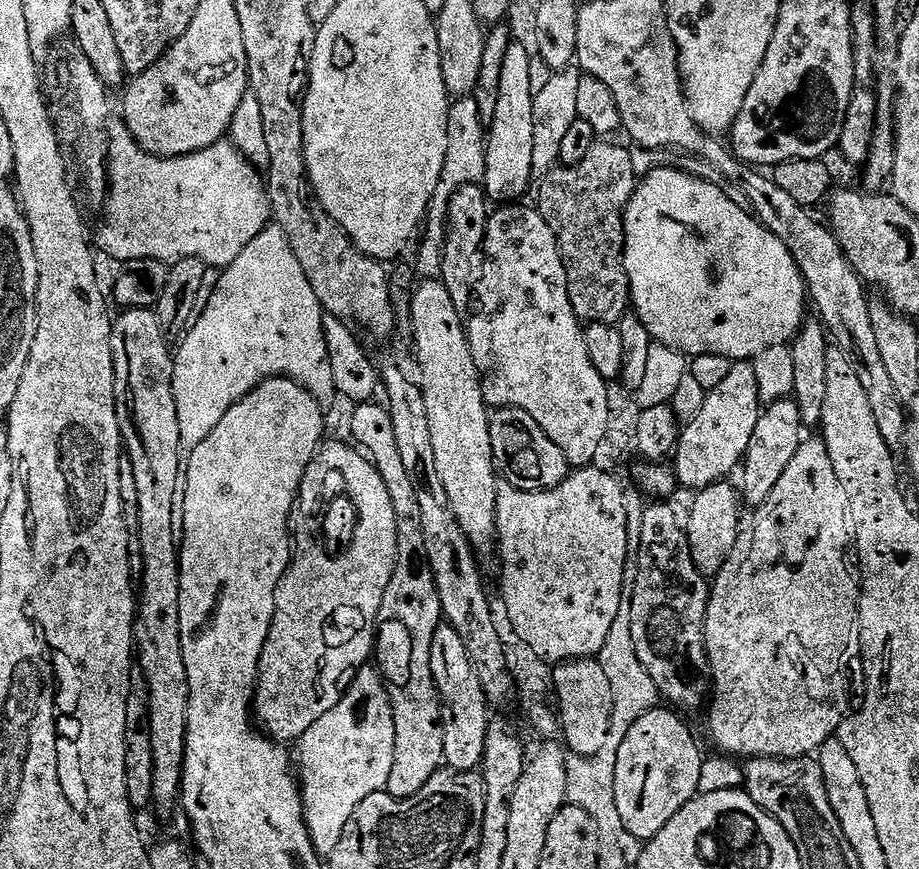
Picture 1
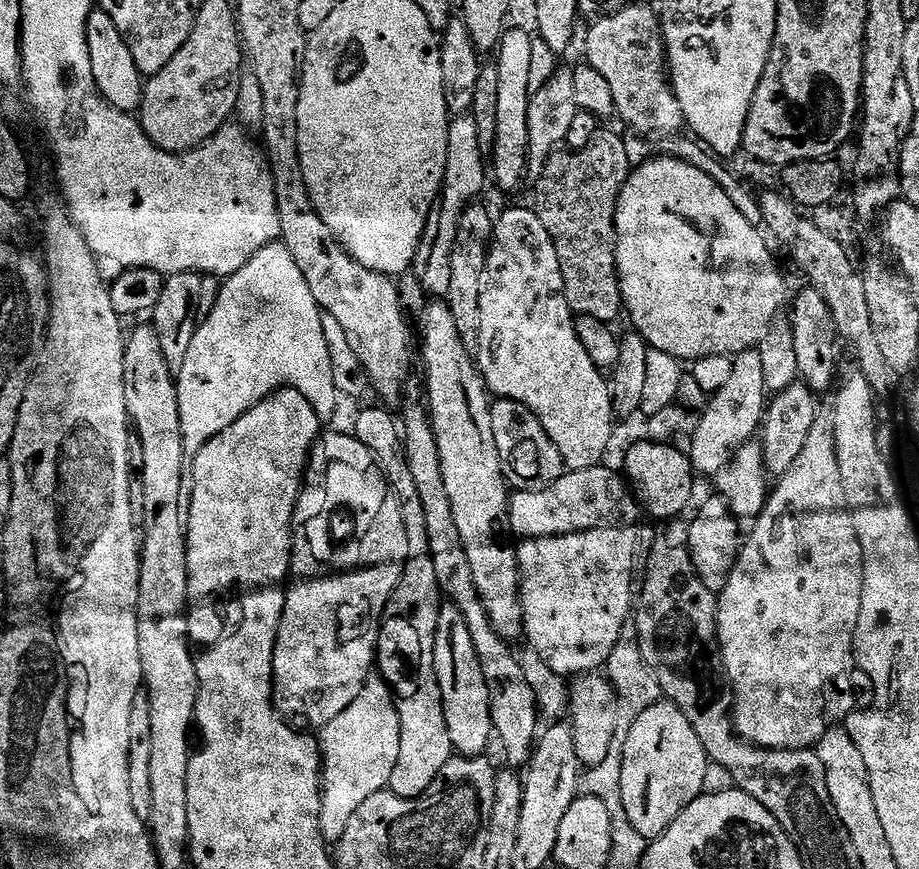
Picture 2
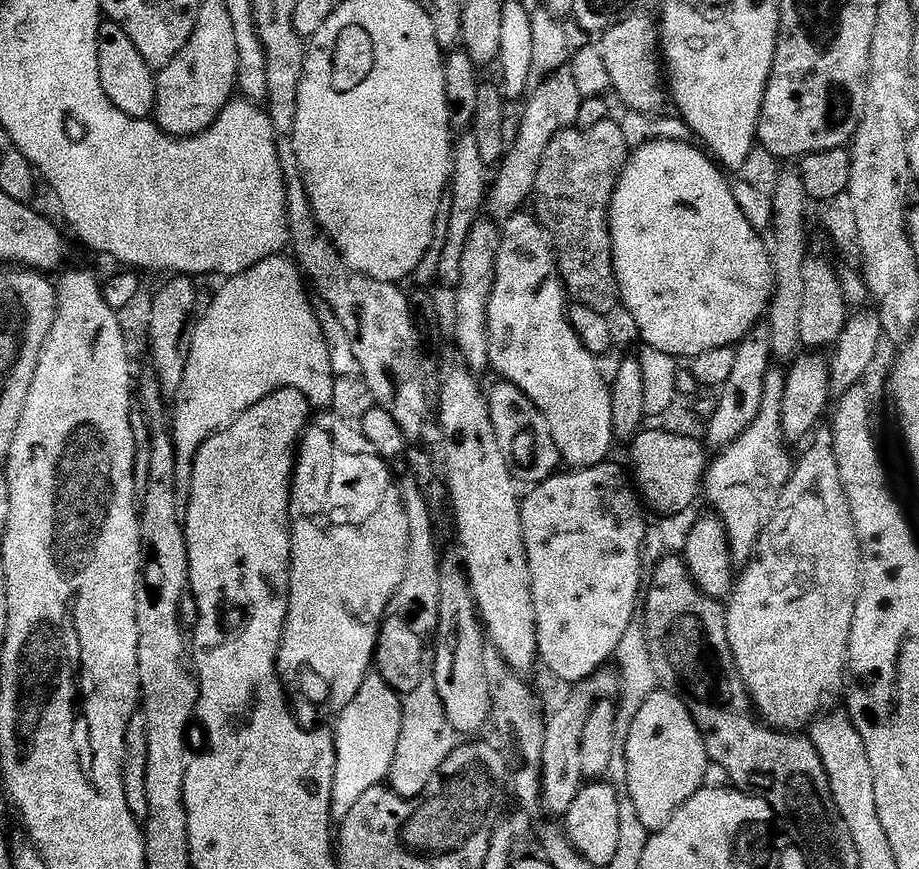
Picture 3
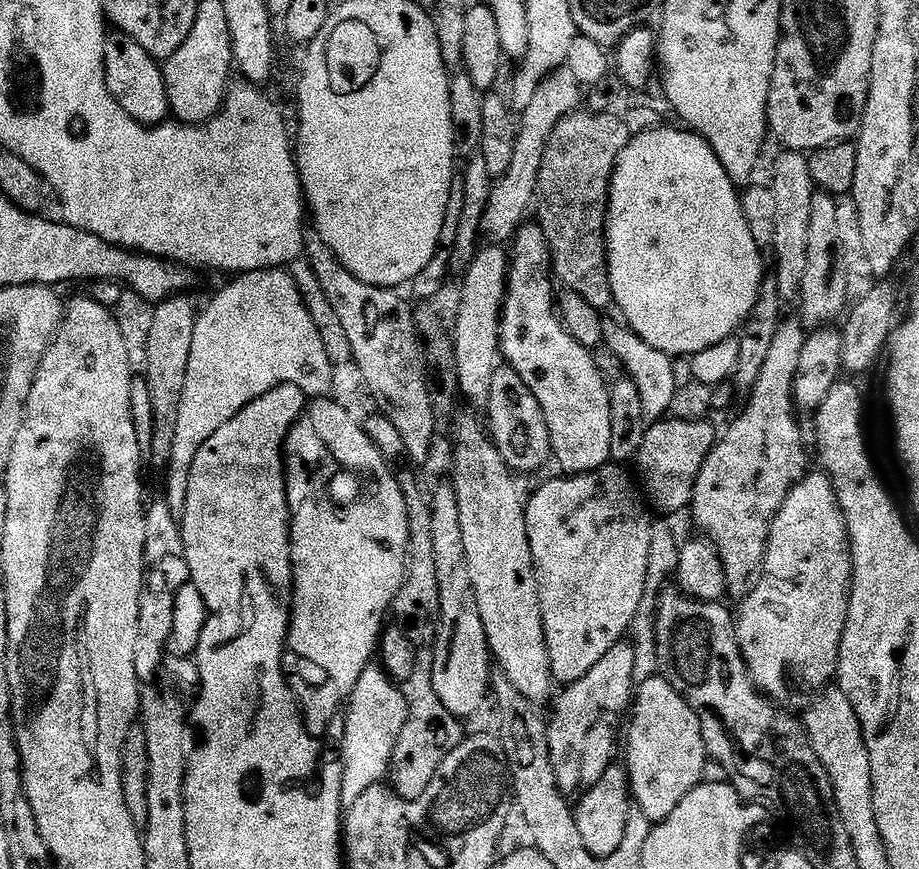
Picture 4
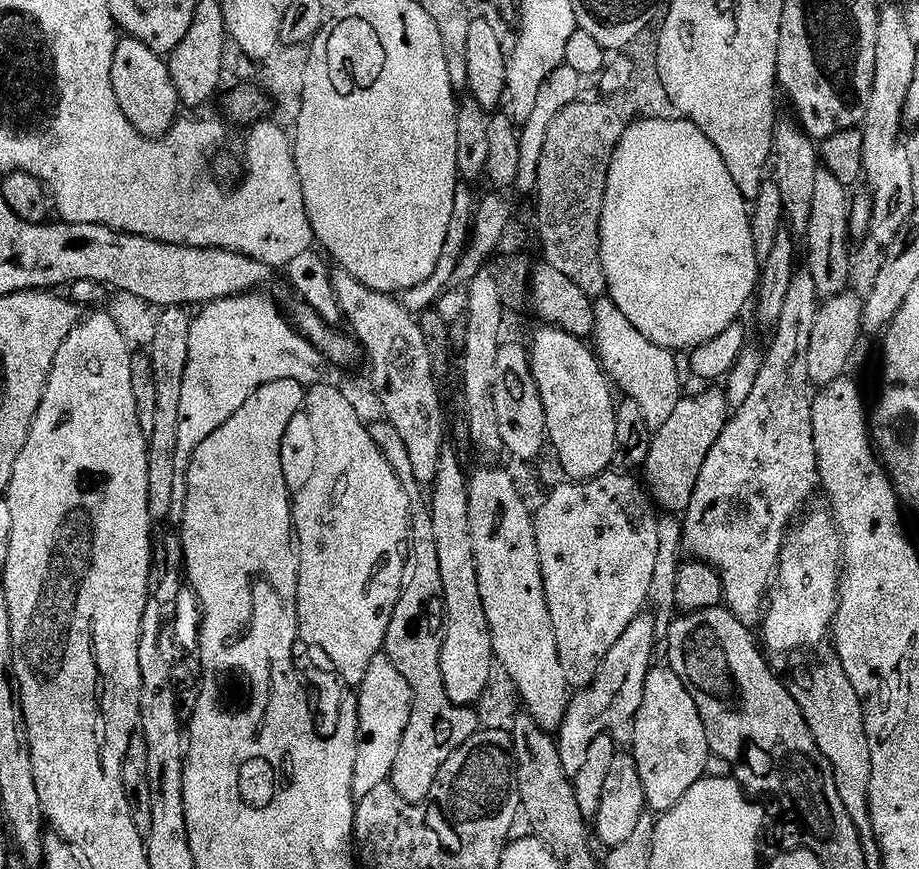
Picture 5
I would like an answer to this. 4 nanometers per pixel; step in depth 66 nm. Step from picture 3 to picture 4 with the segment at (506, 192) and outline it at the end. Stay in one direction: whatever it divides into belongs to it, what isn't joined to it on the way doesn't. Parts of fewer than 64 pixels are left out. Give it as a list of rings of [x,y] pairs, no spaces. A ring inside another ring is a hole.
[[[567,65],[551,72],[538,86],[533,101],[521,113],[520,125],[517,127],[513,161],[510,162],[510,168],[506,174],[499,177],[499,180],[493,185],[481,220],[481,233],[487,241],[504,244],[515,237],[517,229],[527,219],[526,214],[528,212],[529,215],[535,203],[538,173],[542,166],[542,156],[545,154],[546,142],[549,140],[554,126],[562,118],[577,111],[581,102],[582,85]]]

